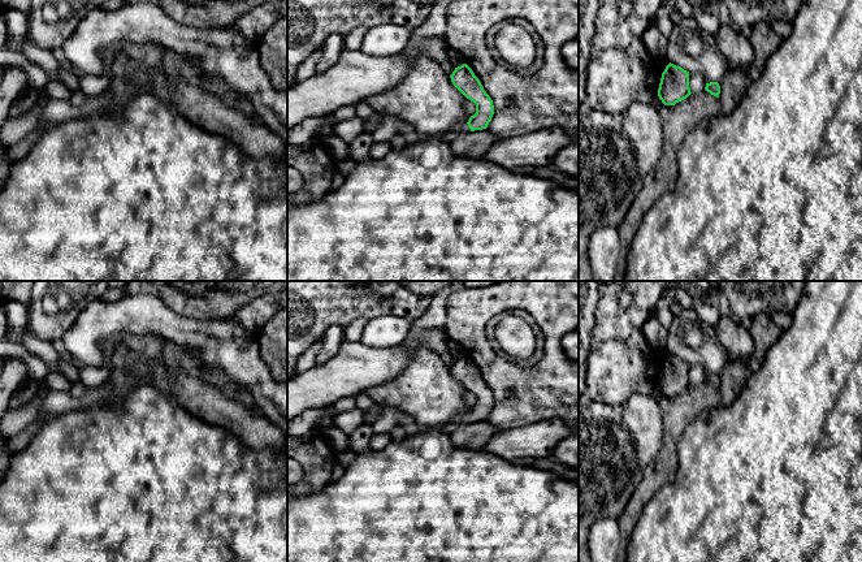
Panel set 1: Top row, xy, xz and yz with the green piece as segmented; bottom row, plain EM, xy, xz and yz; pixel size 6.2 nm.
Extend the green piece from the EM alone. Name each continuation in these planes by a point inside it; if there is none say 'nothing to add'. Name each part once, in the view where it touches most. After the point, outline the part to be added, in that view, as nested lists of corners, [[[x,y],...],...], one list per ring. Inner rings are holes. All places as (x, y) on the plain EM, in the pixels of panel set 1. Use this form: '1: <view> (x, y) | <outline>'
1: xz (460, 419) | [[[464,414],[464,415],[458,415],[458,416],[452,418],[452,419],[450,420],[450,423],[451,423],[451,424],[455,424],[455,425],[459,425],[459,424],[471,423],[471,420],[469,420],[468,415]]]

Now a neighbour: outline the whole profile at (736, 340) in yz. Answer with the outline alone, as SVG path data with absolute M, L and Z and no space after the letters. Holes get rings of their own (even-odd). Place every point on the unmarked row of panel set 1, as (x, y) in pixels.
M720 315L715 324L716 336L725 349L728 359L742 358L748 362L753 356L753 340L748 329L742 328L732 315Z

